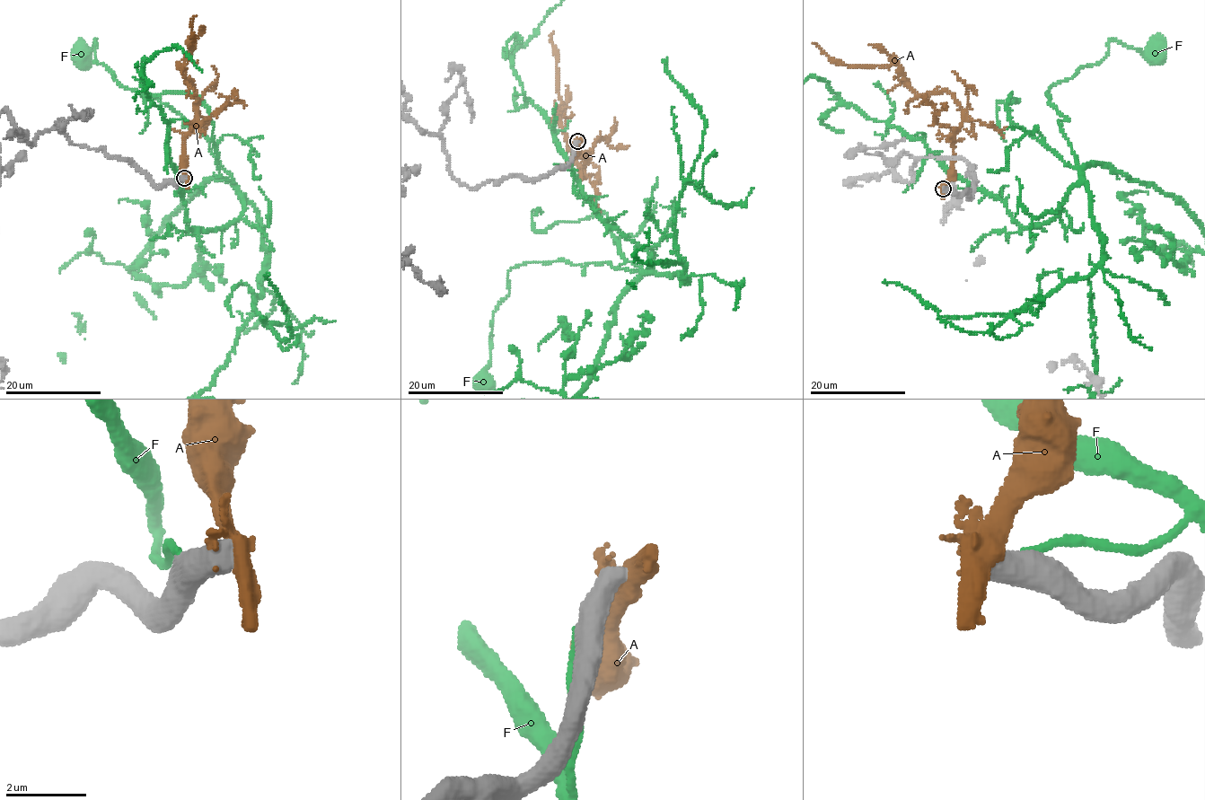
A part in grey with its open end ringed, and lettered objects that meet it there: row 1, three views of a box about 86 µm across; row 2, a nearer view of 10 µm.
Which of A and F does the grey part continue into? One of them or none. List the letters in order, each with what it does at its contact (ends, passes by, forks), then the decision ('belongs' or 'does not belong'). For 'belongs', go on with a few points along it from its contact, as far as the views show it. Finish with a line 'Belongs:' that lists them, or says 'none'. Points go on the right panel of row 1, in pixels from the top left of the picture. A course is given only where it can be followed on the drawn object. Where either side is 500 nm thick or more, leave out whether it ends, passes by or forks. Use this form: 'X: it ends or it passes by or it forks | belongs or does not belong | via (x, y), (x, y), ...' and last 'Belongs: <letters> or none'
A: does not belong
F: does not belong
Belongs: none

